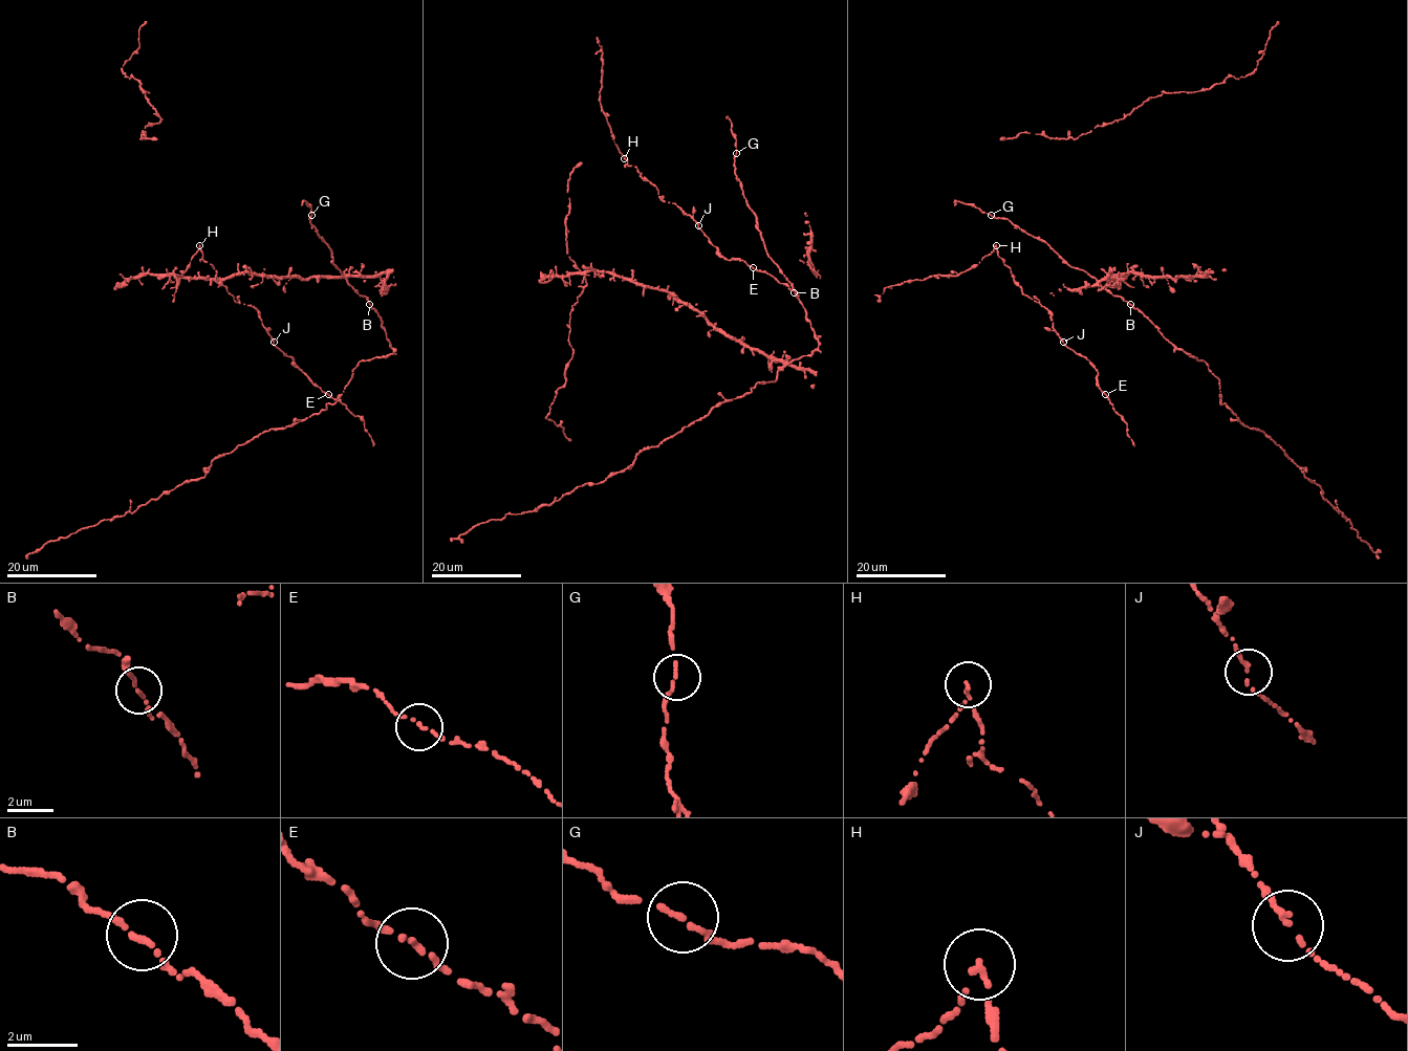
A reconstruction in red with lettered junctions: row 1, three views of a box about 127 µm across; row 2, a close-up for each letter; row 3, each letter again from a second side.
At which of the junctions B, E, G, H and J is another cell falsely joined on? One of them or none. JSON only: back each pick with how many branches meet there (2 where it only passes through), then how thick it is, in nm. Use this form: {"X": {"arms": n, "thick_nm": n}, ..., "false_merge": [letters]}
{"H": {"arms": 2, "thick_nm": 140}, "false_merge": ["H"]}

